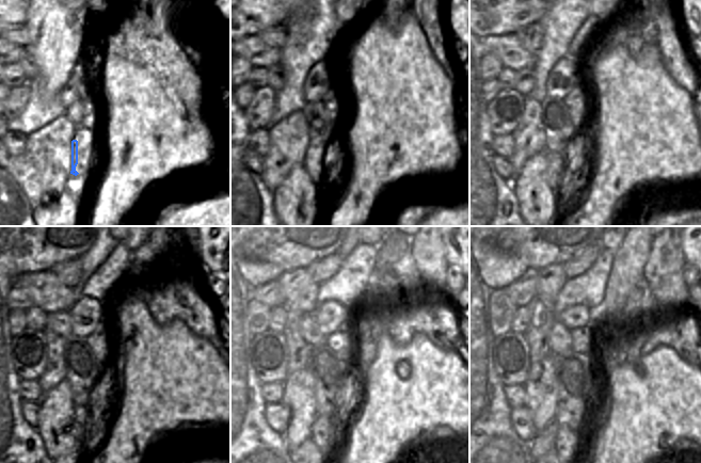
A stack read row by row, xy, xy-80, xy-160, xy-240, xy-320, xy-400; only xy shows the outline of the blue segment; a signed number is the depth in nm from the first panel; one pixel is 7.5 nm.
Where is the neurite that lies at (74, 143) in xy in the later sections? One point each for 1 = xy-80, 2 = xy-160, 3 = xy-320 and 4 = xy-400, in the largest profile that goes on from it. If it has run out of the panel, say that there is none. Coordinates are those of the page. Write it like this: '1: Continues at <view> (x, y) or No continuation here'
1: Continues at xy-80 (312, 155)
2: Continues at xy-160 (555, 160)
3: Continues at xy-320 (322, 429)
4: Continues at xy-400 (567, 440)

